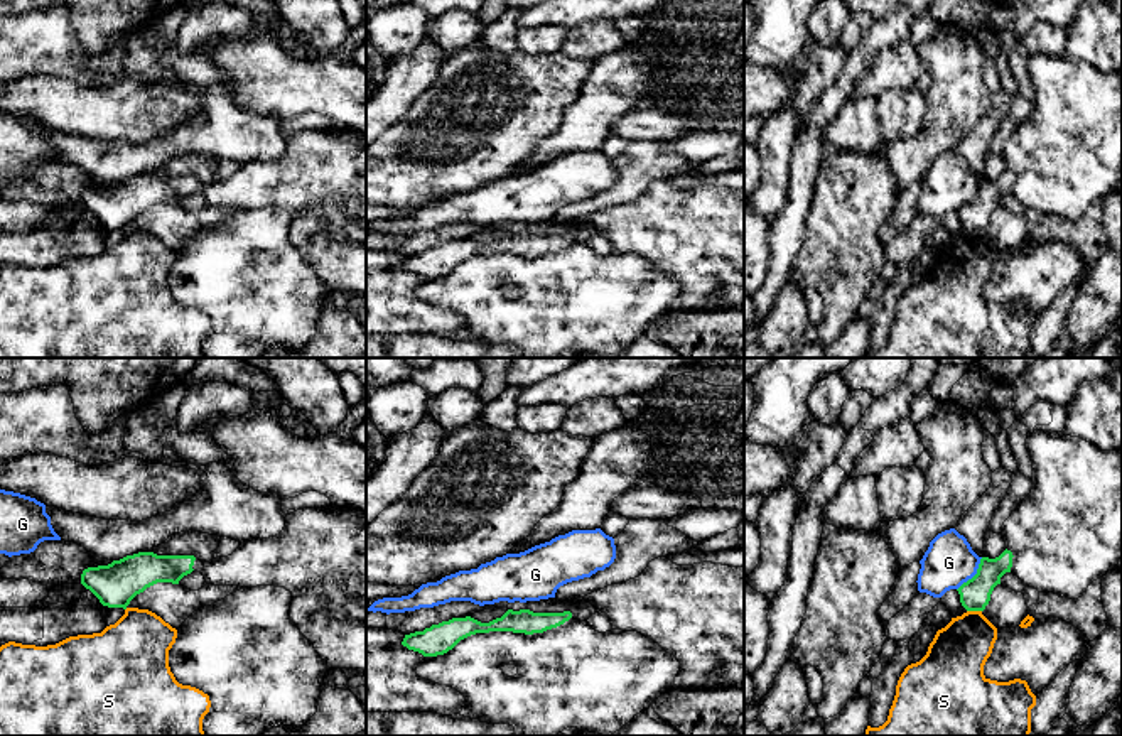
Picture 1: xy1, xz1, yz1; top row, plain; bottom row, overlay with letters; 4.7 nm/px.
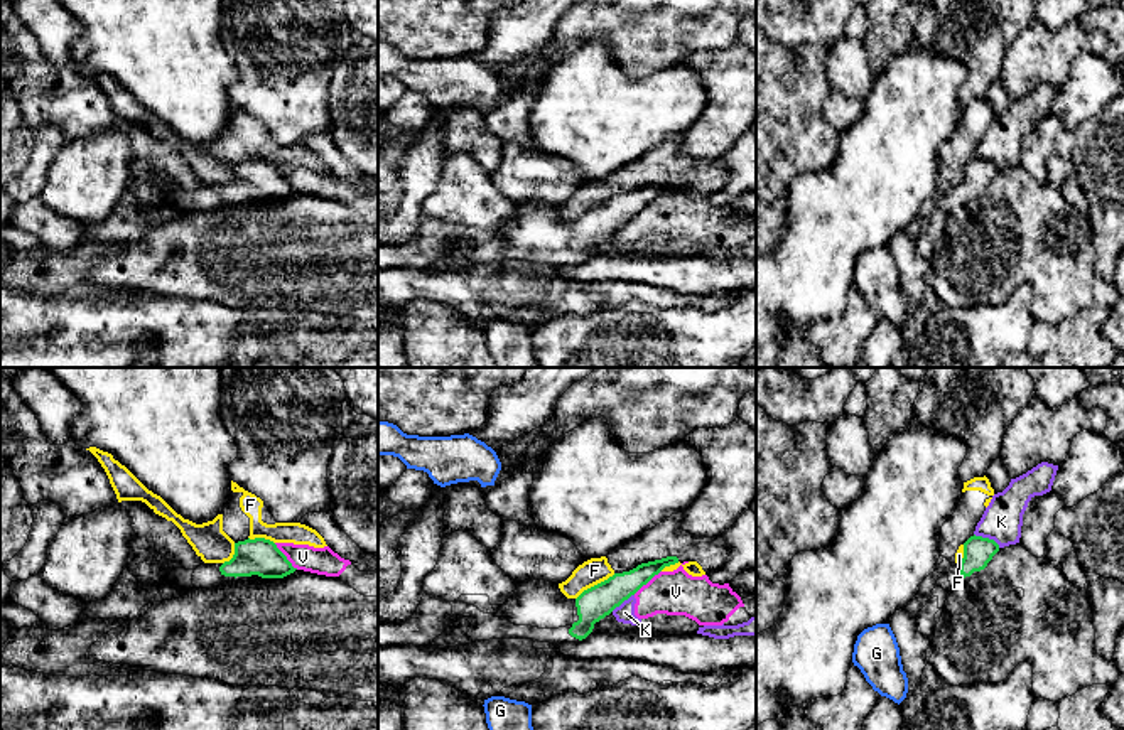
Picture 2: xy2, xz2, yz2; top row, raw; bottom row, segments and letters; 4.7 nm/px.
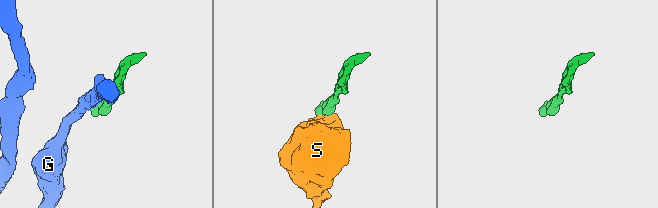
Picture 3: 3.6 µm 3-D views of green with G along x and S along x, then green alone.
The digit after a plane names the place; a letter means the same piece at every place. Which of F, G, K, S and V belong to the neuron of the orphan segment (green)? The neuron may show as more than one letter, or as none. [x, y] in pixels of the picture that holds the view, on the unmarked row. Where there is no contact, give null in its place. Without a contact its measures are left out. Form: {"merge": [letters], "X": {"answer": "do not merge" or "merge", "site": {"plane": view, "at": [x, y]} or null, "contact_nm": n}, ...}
{"merge": [], "F": {"answer": "do not merge", "site": {"plane": "xz2", "at": [594, 208]}, "contact_nm": 220}, "G": {"answer": "do not merge", "site": {"plane": "yz1", "at": [976, 196]}, "contact_nm": 200}, "K": {"answer": "do not merge", "site": {"plane": "yz2", "at": [988, 161]}, "contact_nm": 140}, "S": {"answer": "do not merge", "site": {"plane": "yz1", "at": [974, 232]}, "contact_nm": 70}, "V": {"answer": "do not merge", "site": {"plane": "xy2", "at": [286, 179]}, "contact_nm": 170}}

